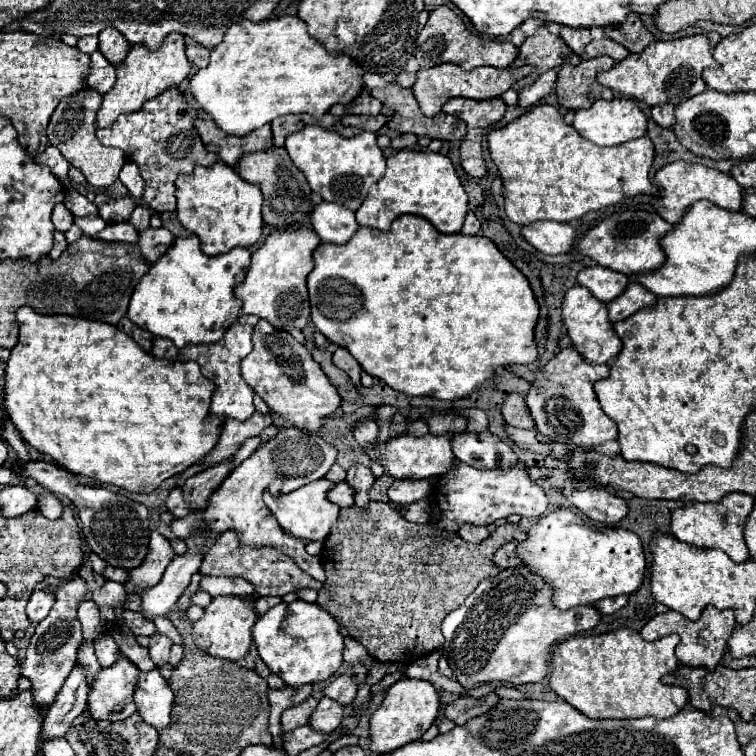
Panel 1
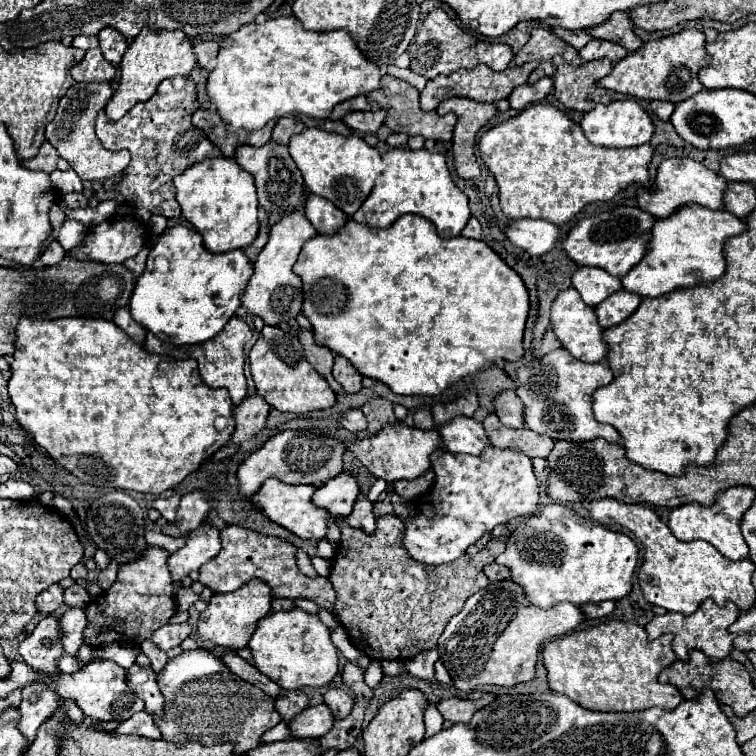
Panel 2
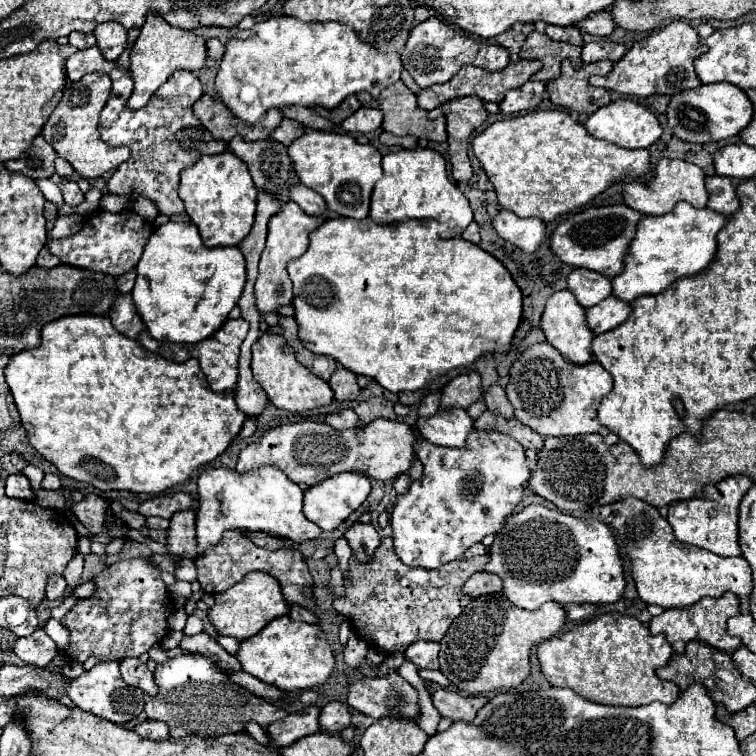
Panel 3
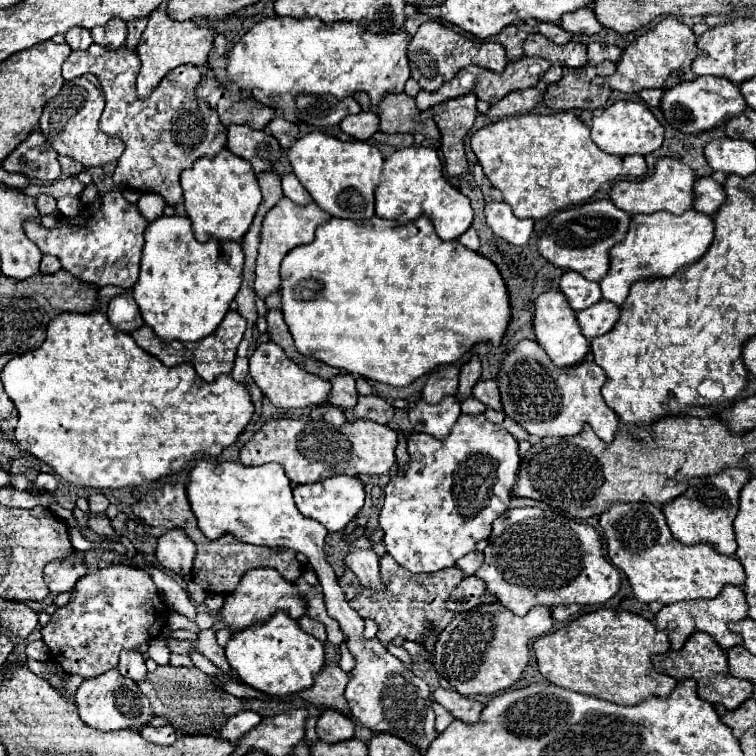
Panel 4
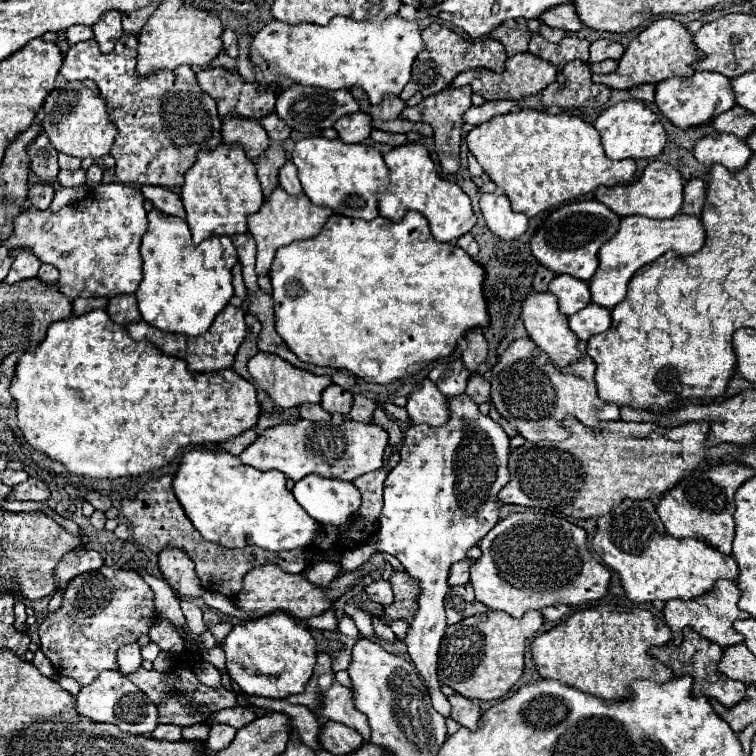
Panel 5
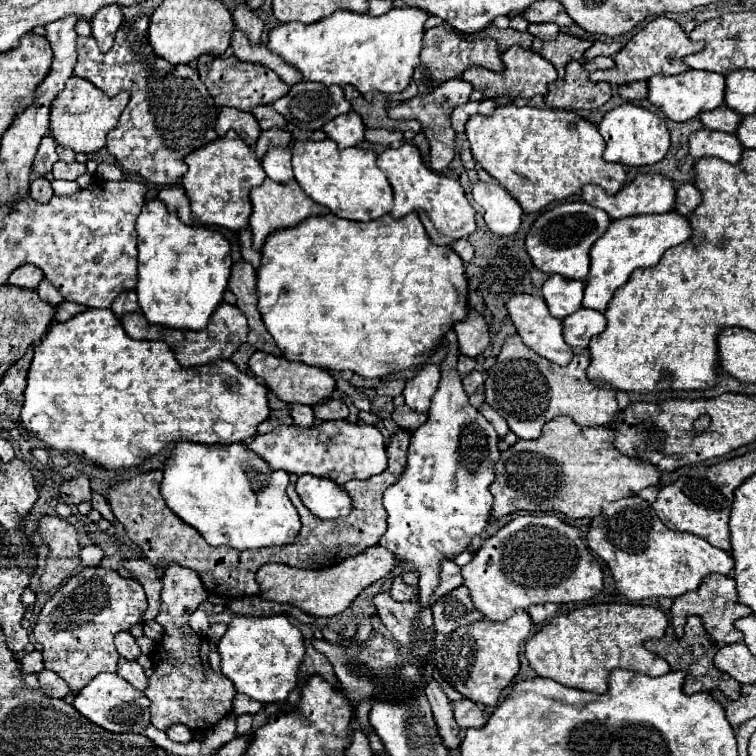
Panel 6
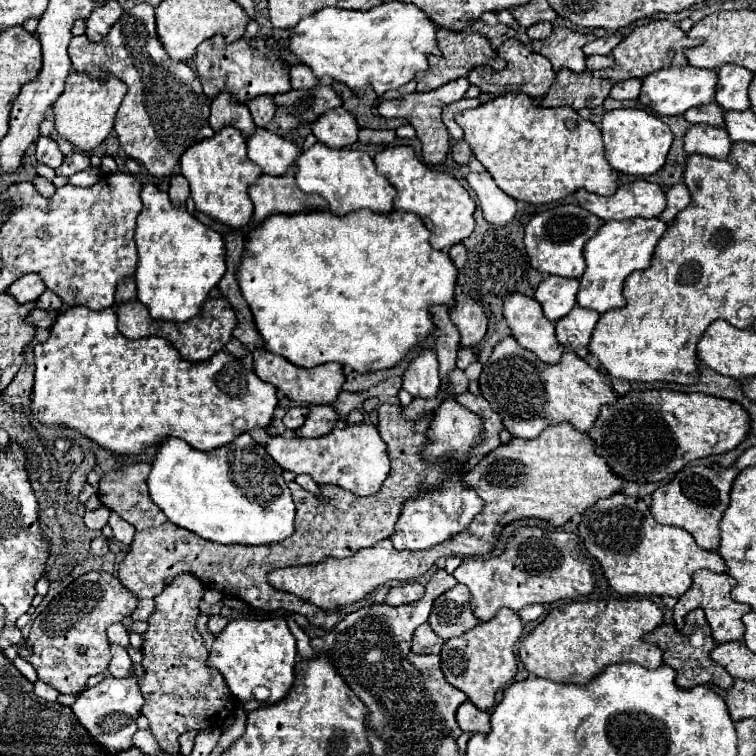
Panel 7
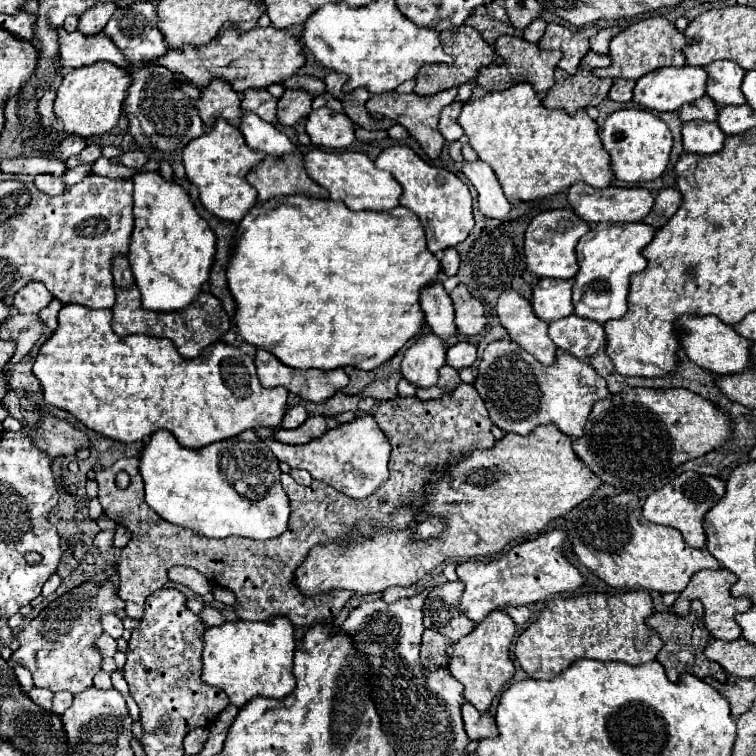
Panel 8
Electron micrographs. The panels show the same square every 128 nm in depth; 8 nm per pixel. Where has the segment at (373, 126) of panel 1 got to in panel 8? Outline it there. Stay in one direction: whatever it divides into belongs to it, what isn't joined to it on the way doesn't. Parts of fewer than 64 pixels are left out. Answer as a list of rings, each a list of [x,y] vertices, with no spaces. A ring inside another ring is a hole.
[[[318,108],[308,114],[306,132],[314,146],[344,150],[354,142],[354,124],[342,112],[332,112],[330,108]]]

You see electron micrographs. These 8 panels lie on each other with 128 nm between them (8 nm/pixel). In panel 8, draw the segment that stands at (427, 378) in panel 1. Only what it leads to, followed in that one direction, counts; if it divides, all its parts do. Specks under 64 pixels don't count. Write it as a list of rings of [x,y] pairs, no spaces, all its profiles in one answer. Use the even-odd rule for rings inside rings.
[[[290,196],[288,200],[270,200],[268,204],[254,204],[248,214],[238,224],[236,232],[236,250],[228,264],[228,288],[236,300],[236,332],[256,348],[264,348],[272,352],[280,362],[292,368],[318,368],[318,370],[332,370],[332,368],[360,368],[360,370],[374,370],[376,366],[390,360],[410,338],[414,338],[424,324],[424,312],[420,308],[420,292],[424,286],[434,284],[440,274],[438,258],[426,248],[426,232],[416,218],[416,214],[404,206],[396,206],[394,210],[386,212],[354,212],[344,204],[336,204],[332,200],[318,200],[306,196]]]

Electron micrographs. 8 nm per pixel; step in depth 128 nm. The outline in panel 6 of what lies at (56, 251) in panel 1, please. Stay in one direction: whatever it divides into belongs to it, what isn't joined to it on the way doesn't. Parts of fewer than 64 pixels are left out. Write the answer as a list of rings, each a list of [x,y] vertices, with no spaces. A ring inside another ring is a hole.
[[[44,276],[44,278],[40,280],[40,284],[38,284],[38,294],[40,294],[42,300],[52,302],[52,304],[60,304],[60,302],[64,300],[64,298],[58,294],[58,290],[52,288],[52,282],[48,282],[46,276]]]

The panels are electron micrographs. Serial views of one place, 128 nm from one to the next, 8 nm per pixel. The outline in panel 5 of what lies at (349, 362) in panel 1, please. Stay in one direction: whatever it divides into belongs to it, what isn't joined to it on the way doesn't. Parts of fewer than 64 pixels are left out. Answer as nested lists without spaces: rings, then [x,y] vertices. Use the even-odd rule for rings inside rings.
[[[330,384],[330,386],[322,392],[322,402],[320,402],[320,406],[322,406],[326,412],[330,412],[330,414],[334,414],[334,412],[346,414],[346,412],[350,412],[350,408],[352,408],[352,392],[344,390],[344,388],[338,386],[338,384]]]

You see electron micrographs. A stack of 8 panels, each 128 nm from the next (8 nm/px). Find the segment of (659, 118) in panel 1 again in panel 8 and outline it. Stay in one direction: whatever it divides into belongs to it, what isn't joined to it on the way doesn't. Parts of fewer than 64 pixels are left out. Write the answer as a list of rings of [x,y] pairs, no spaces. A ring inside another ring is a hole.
[[[614,80],[610,88],[610,98],[616,102],[630,102],[632,100],[632,90],[634,90],[634,80]]]

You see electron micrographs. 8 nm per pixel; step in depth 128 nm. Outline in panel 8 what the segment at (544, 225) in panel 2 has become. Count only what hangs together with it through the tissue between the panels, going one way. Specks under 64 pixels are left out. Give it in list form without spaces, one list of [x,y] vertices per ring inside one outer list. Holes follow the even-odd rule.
[[[464,162],[464,176],[472,182],[478,192],[478,208],[488,218],[506,218],[510,214],[510,202],[506,200],[494,172],[482,162]]]

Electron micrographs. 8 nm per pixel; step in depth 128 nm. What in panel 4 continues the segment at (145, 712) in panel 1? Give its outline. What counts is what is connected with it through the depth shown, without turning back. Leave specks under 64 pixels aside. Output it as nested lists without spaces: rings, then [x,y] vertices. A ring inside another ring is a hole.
[[[120,652],[120,664],[118,664],[118,670],[122,676],[128,676],[132,678],[134,682],[142,682],[148,674],[146,670],[146,664],[144,664],[144,658],[140,652]]]

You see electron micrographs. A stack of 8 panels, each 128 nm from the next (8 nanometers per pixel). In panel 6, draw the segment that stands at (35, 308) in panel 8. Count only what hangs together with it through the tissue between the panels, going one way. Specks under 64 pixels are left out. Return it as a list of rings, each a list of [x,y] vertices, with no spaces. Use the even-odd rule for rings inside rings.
[[[24,264],[24,266],[18,266],[10,278],[8,278],[8,284],[14,284],[14,286],[20,286],[20,288],[38,288],[38,282],[42,280],[42,270],[38,266],[32,266],[32,264]]]

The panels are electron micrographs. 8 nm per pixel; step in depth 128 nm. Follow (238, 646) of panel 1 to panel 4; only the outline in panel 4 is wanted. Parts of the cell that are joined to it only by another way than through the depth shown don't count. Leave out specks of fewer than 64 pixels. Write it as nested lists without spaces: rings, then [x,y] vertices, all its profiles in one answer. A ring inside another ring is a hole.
[[[260,568],[260,570],[248,570],[234,592],[224,596],[224,606],[218,612],[218,618],[228,626],[232,632],[246,630],[250,626],[256,626],[258,622],[268,620],[278,610],[286,612],[290,618],[298,620],[304,614],[304,600],[296,588],[296,584],[284,580],[276,570],[272,568]]]

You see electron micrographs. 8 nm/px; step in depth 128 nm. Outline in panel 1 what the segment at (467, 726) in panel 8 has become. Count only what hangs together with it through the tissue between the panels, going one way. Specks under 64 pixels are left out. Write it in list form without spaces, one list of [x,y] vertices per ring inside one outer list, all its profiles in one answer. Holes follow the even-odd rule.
[[[488,694],[484,698],[472,698],[472,696],[464,696],[464,698],[458,698],[456,702],[448,704],[444,714],[446,718],[450,718],[452,722],[456,722],[458,726],[464,726],[468,720],[476,718],[476,716],[482,716],[486,714],[488,710],[492,710],[496,704],[500,702],[500,696],[498,694]]]

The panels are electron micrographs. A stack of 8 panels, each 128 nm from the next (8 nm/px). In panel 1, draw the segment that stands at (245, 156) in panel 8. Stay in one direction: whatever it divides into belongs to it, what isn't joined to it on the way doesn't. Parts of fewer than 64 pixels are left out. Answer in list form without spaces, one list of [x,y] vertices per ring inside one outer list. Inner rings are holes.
[[[224,162],[214,166],[196,166],[192,174],[180,174],[176,180],[178,198],[178,220],[180,224],[196,234],[204,244],[204,254],[216,256],[230,252],[232,248],[248,248],[260,240],[262,234],[262,192],[254,184],[248,184],[238,176],[234,168]]]

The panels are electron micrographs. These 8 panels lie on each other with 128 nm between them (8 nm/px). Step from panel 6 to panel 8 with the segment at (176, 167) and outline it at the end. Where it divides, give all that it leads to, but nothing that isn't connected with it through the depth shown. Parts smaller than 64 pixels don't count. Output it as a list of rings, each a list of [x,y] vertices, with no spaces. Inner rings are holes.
[[[132,2],[130,6],[122,8],[122,18],[114,16],[102,32],[114,40],[128,62],[126,70],[132,84],[127,91],[123,110],[128,117],[128,132],[132,134],[134,142],[142,150],[172,154],[176,148],[182,148],[190,140],[202,136],[204,124],[196,108],[200,90],[190,82],[182,82],[176,72],[170,72],[156,62],[168,50],[158,30],[156,8],[150,2]]]

